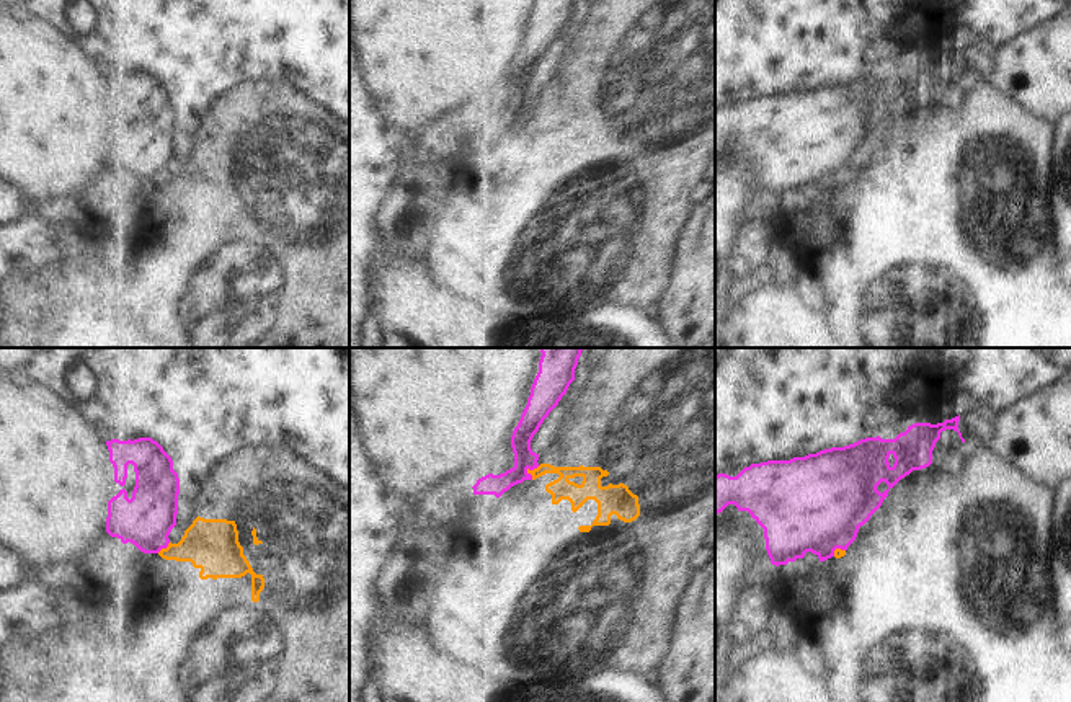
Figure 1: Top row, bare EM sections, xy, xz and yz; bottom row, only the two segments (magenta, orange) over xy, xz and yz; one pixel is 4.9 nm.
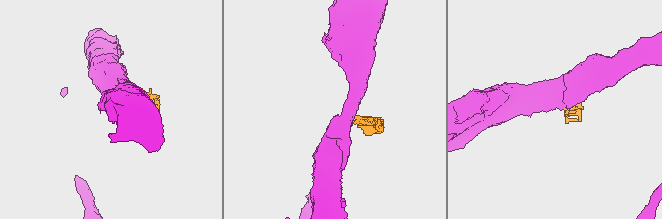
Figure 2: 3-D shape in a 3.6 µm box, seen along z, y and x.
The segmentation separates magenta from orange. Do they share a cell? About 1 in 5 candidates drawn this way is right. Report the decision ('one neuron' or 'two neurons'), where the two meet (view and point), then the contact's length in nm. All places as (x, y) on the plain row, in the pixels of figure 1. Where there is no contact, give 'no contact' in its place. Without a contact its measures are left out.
two neurons; contact xz (531, 103); length 80 nm

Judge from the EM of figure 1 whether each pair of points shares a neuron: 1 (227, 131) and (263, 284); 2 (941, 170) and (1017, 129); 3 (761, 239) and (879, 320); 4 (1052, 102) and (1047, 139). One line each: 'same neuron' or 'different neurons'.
1: same neuron
2: same neuron
3: different neurons
4: different neurons

